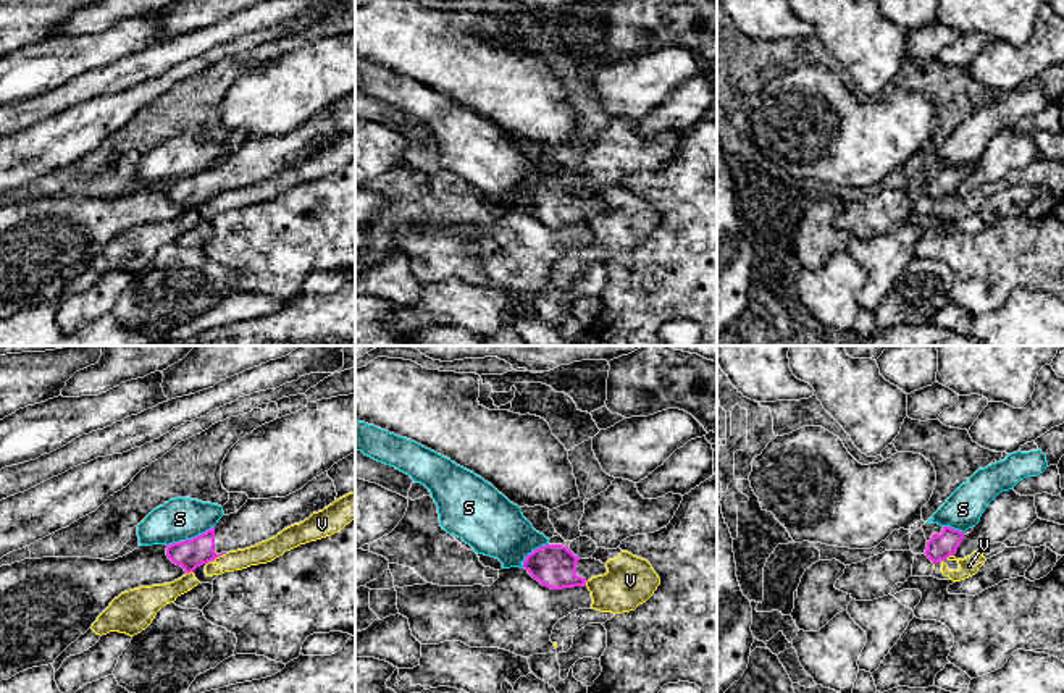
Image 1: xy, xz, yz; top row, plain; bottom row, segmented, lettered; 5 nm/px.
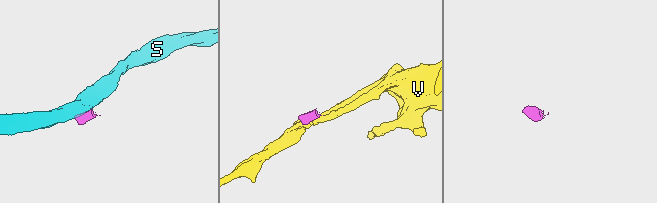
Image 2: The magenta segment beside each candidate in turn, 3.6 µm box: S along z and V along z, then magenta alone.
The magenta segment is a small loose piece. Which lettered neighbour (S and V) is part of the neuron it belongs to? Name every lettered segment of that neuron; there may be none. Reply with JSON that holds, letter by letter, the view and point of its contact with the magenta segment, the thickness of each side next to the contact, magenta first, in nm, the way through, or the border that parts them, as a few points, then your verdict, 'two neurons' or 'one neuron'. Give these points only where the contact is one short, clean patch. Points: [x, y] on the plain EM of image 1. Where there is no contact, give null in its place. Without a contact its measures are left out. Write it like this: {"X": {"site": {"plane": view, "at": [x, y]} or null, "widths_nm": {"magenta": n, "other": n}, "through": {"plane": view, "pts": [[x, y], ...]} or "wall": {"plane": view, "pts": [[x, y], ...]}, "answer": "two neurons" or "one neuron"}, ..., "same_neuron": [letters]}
{"S": {"site": {"plane": "xy", "at": [189, 178]}, "widths_nm": {"magenta": 150, "other": 220}, "wall": {"plane": "xy", "pts": [[213, 163], [191, 176], [167, 183]]}, "answer": "two neurons"}, "V": {"site": {"plane": "xy", "at": [220, 193]}, "widths_nm": {"magenta": 150, "other": 110}, "wall": {"plane": "xy", "pts": [[226, 191], [213, 197]]}, "answer": "two neurons"}, "same_neuron": []}

